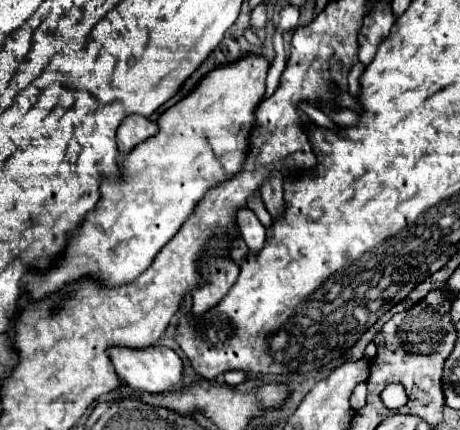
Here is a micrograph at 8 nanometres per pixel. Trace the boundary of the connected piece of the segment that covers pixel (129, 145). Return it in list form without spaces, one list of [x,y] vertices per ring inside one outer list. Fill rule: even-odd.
[[[129,115],[123,119],[123,123],[117,129],[117,149],[119,157],[123,159],[133,147],[137,147],[141,141],[153,137],[159,131],[157,123],[141,117],[141,115]]]

